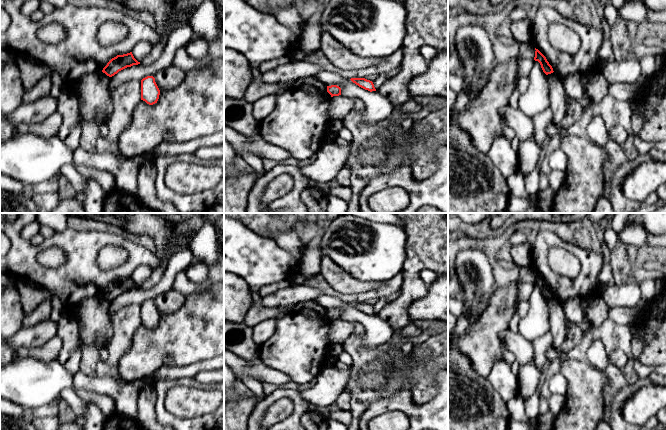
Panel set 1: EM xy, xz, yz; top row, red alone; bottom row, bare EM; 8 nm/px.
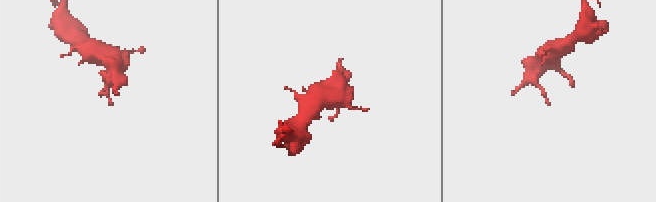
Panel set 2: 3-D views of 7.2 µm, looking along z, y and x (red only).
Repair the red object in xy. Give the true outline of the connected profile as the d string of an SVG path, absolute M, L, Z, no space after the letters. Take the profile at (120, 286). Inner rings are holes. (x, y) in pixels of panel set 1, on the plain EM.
M130 276L123 279L117 279L116 281L112 282L103 292L102 296L107 300L112 301L119 295L138 288L140 288L140 286L138 286L134 282L132 276Z

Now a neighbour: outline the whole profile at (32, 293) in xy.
M18 279L16 288L21 296L25 315L30 314L41 301L53 298L48 289L33 281Z

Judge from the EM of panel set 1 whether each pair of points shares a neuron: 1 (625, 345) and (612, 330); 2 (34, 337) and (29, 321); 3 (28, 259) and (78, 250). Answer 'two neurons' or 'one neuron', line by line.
1: one neuron
2: two neurons
3: one neuron

